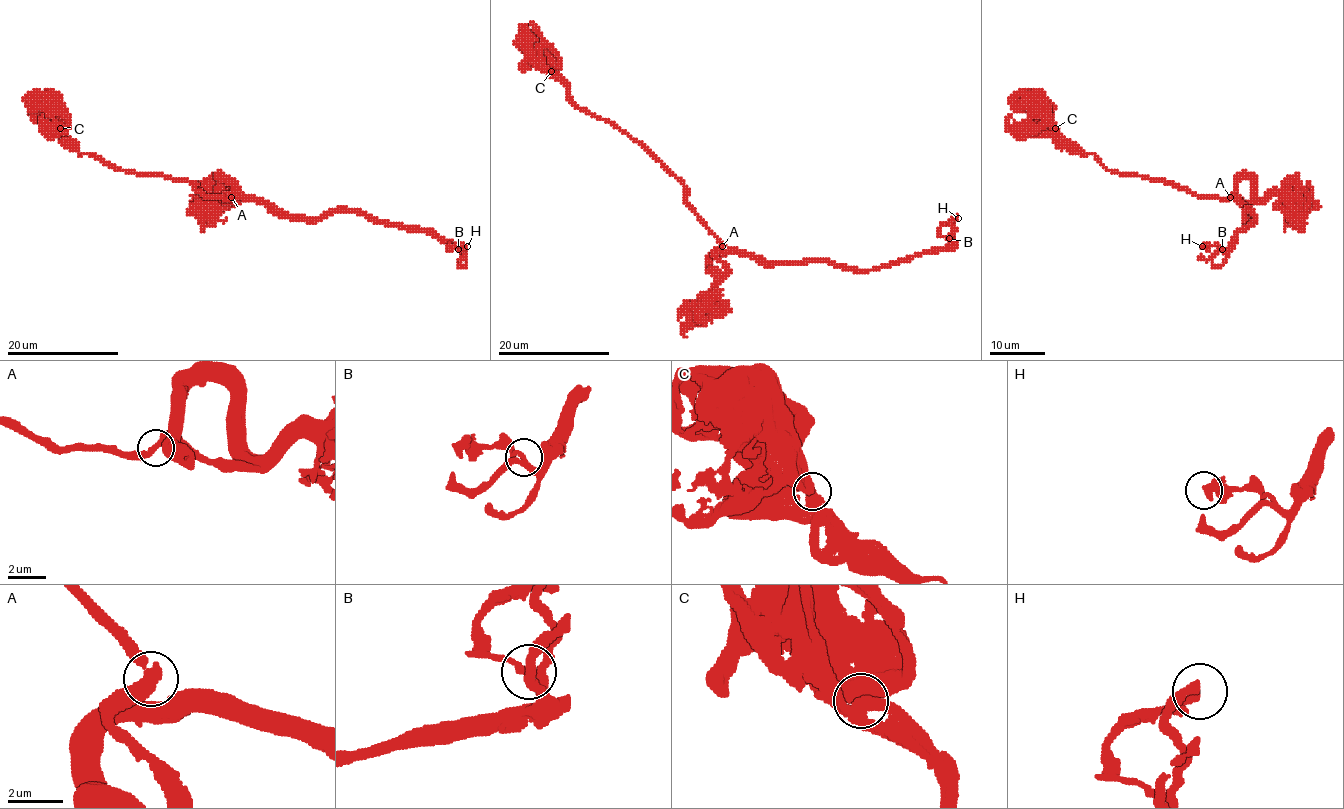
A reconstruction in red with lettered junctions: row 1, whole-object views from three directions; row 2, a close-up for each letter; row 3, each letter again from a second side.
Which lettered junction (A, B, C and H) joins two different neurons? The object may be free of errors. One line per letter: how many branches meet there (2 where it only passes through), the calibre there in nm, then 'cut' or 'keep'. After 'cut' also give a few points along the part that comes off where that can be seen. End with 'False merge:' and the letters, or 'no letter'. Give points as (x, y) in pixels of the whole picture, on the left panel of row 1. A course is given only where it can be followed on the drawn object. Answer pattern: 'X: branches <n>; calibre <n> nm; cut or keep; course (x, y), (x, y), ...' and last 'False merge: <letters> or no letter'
A: branches 3; calibre 340 nm; keep
B: branches 3; calibre 240 nm; keep
C: branches 1; calibre 550 nm; keep
H: branches 1; calibre 420 nm; keep
False merge: no letter

